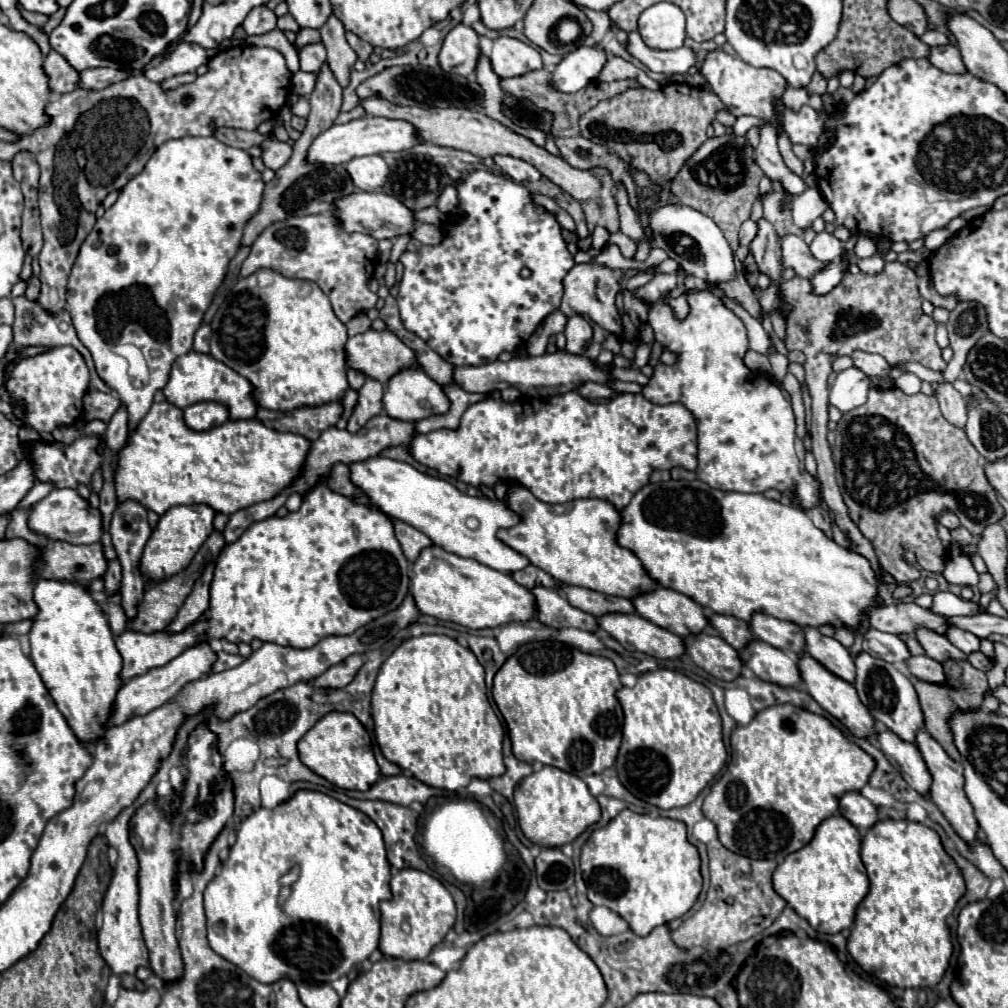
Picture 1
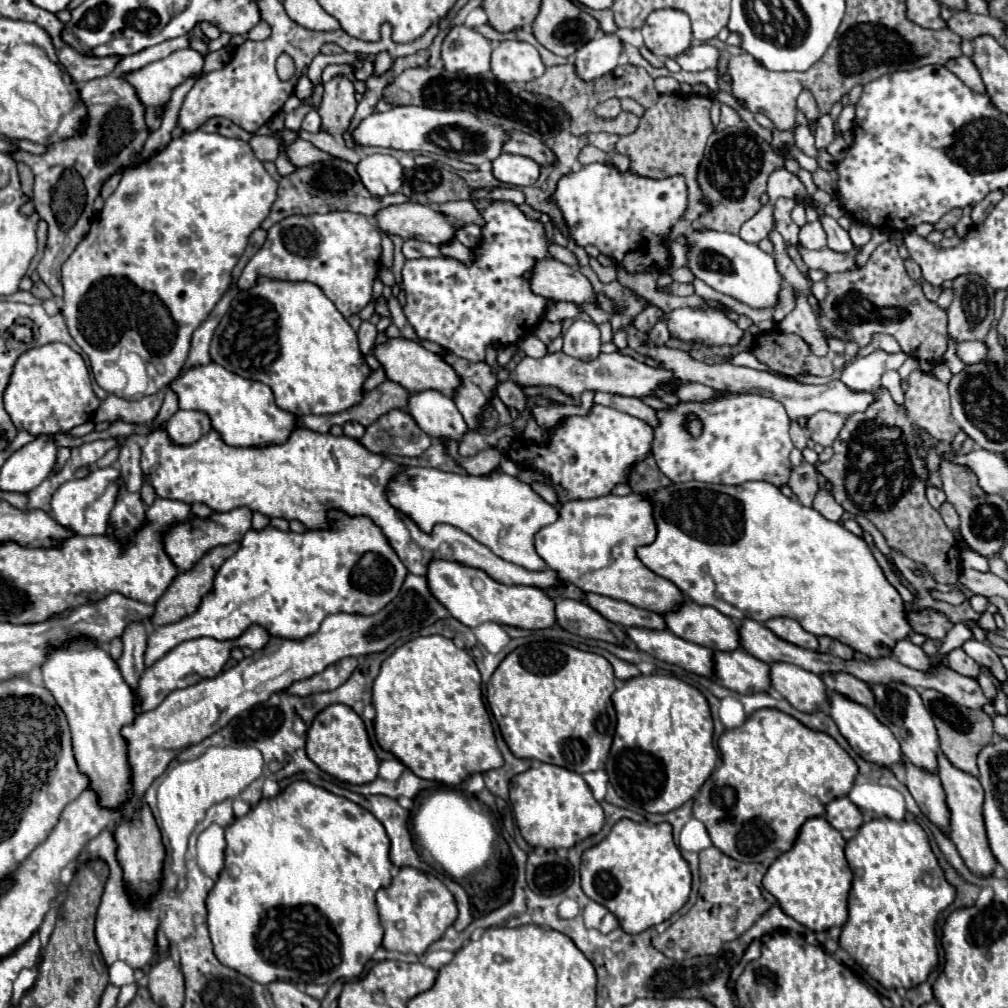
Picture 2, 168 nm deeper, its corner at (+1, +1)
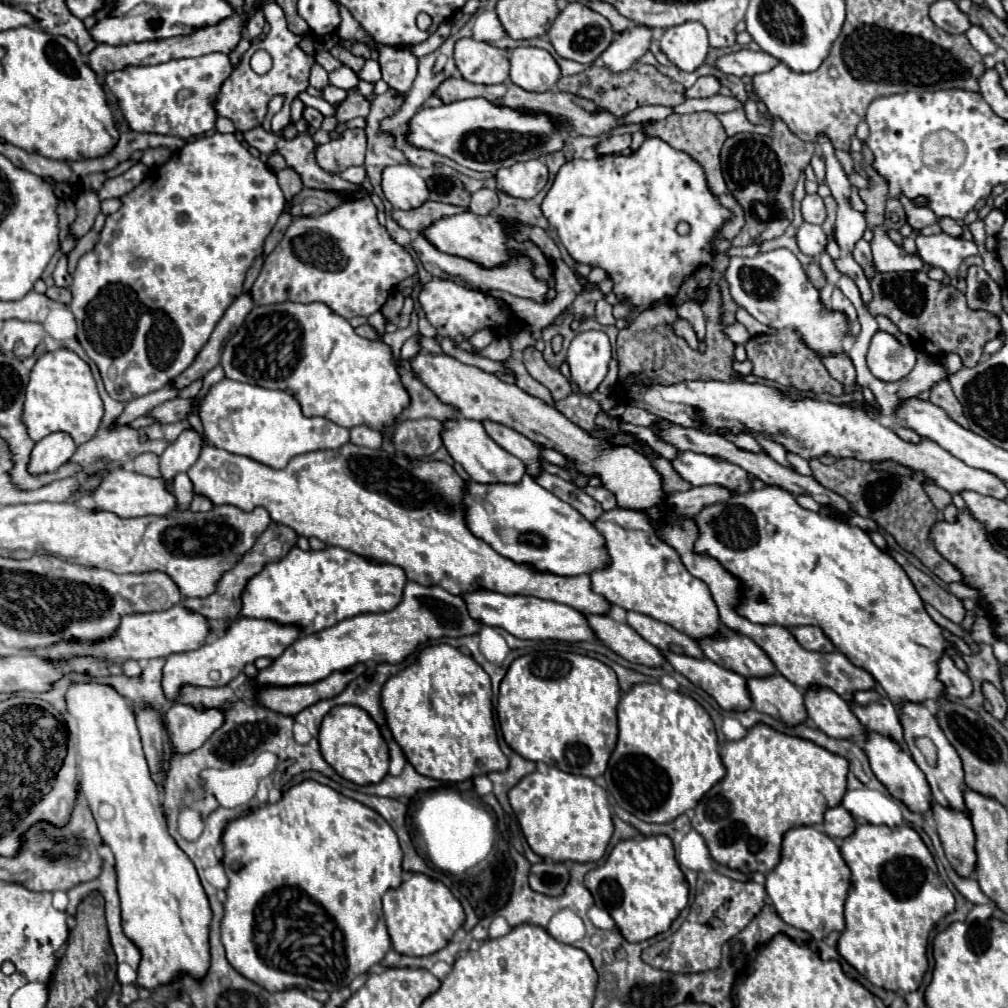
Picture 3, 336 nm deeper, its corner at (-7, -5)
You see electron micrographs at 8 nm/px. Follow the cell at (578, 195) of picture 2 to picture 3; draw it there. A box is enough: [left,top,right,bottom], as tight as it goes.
[542,137,732,317]

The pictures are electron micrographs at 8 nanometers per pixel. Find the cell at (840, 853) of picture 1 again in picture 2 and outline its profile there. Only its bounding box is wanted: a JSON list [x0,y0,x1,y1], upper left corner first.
[762,817,852,931]

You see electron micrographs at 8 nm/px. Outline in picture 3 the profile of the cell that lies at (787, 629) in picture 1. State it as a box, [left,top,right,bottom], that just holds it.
[790,625,834,651]

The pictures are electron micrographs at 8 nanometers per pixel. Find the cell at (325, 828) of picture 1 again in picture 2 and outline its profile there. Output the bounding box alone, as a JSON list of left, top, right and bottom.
[208,781,390,985]

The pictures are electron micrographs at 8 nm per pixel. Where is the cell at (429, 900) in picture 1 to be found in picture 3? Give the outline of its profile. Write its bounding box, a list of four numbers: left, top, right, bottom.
[382,873,464,957]

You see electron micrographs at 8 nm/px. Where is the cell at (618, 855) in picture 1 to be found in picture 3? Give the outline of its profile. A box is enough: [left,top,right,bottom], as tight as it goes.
[584,835,688,941]

